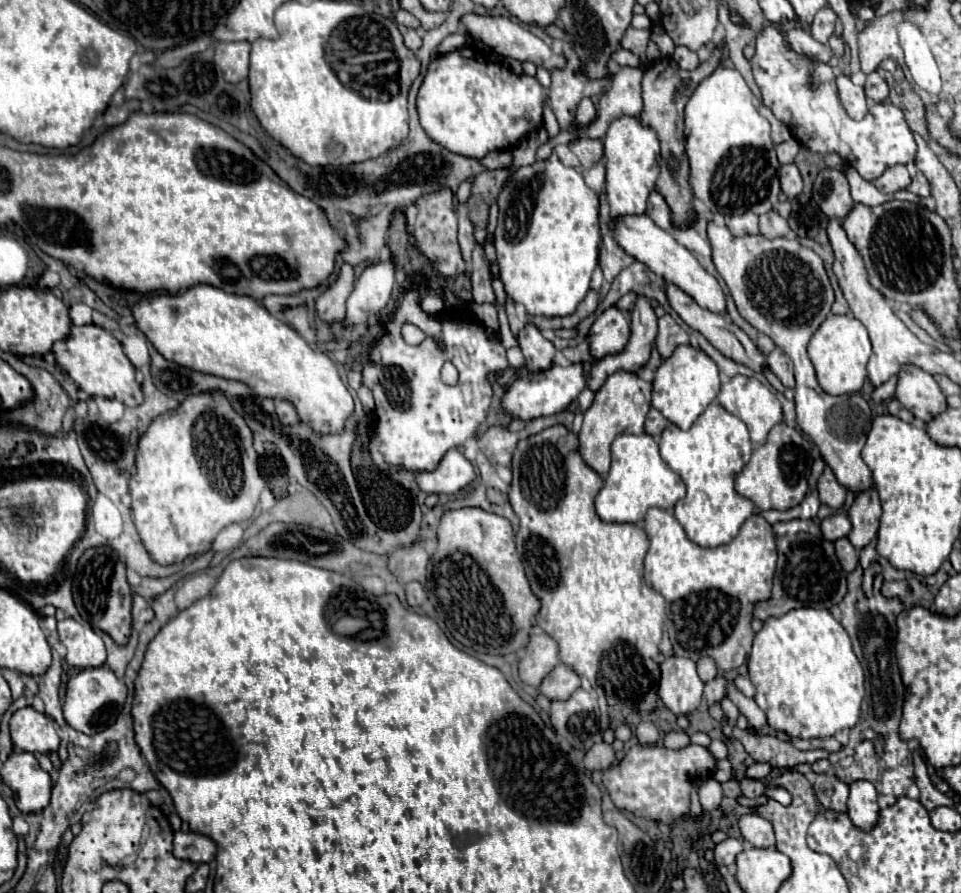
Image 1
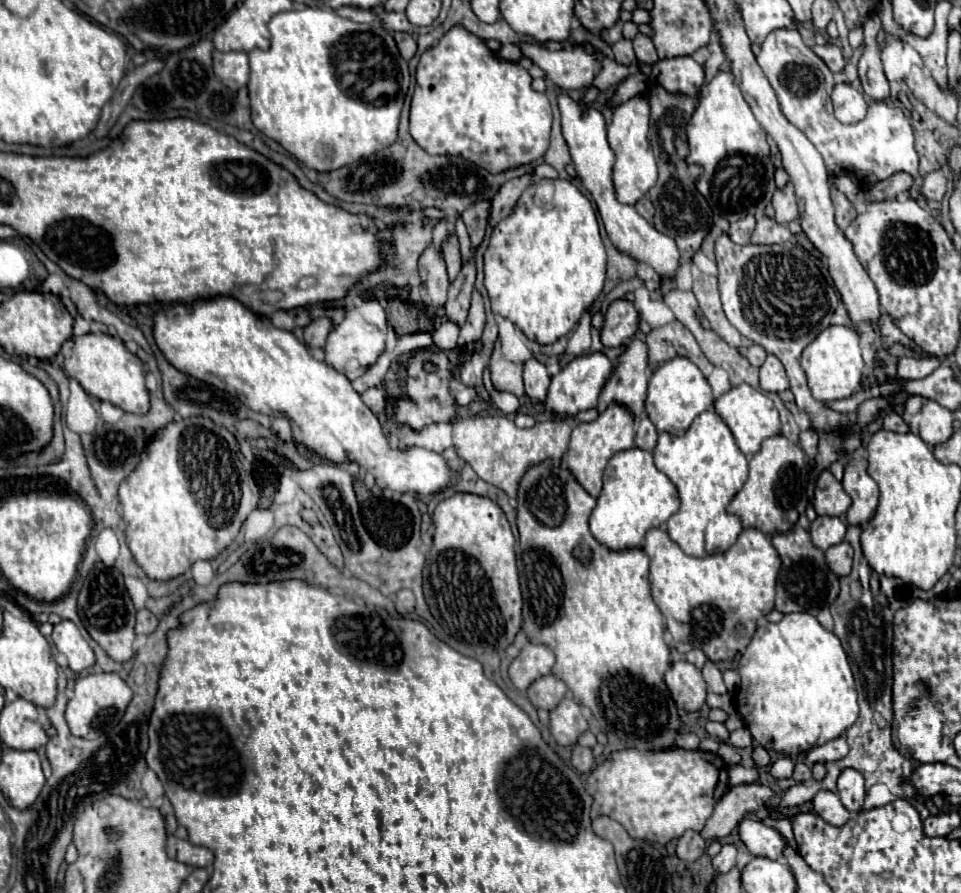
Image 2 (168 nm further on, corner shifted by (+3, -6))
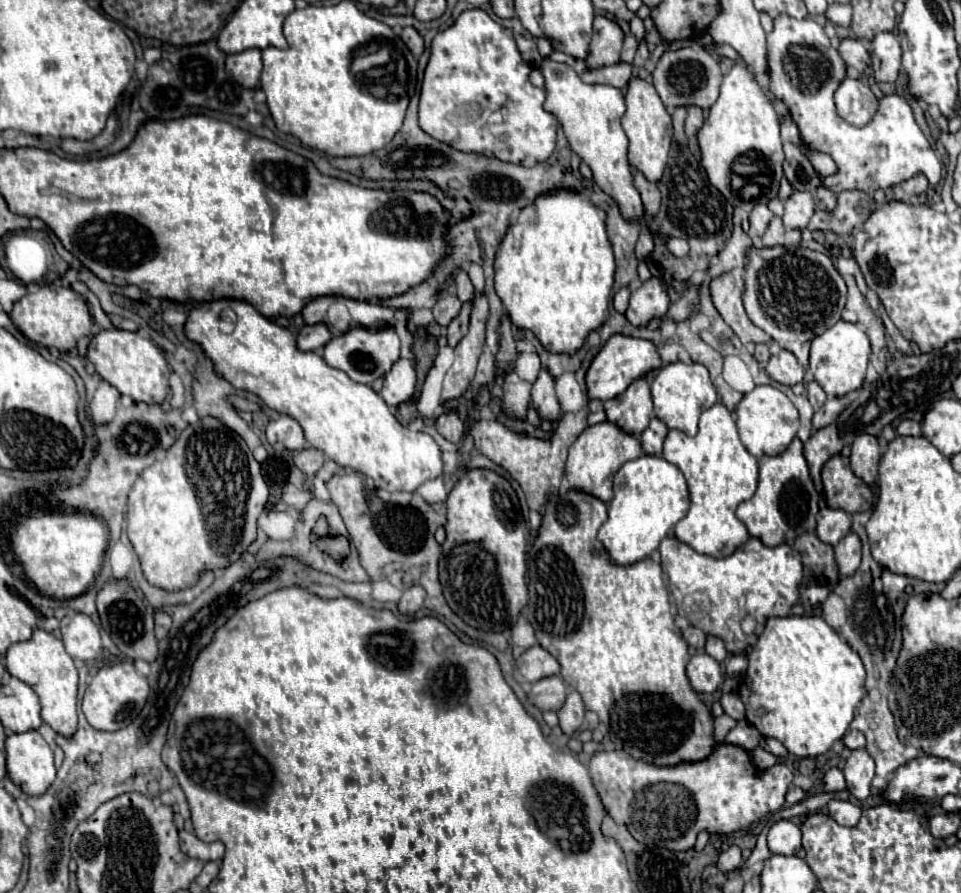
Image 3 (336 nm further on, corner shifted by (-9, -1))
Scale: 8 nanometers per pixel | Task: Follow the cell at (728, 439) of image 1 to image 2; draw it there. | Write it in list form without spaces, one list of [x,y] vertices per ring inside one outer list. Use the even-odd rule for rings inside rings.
[[[714,411],[700,413],[682,437],[660,433],[652,455],[656,467],[676,485],[682,501],[678,513],[666,523],[670,539],[690,557],[724,553],[732,547],[742,531],[742,523],[736,515],[728,515],[726,507],[748,479],[748,461],[720,415]]]

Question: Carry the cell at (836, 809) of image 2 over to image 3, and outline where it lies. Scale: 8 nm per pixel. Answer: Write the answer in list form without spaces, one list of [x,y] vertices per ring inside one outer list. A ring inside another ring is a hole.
[[[830,800],[828,810],[830,810],[830,816],[842,826],[856,826],[856,822],[862,816],[860,808],[850,800]]]

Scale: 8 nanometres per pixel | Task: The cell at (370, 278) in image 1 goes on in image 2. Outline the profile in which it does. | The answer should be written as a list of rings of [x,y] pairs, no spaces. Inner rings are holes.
[[[376,299],[364,301],[360,311],[348,311],[344,321],[338,323],[334,331],[330,331],[324,347],[324,353],[326,353],[324,363],[328,363],[330,367],[336,367],[336,371],[340,371],[342,375],[348,375],[350,381],[362,377],[368,371],[368,367],[374,365],[376,359],[384,353],[386,331],[388,331],[386,313],[380,307],[380,303]]]

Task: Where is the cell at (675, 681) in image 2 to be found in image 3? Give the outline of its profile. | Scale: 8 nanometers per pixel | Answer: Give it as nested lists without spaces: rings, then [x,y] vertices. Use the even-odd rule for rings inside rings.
[[[706,652],[694,654],[690,658],[690,662],[686,666],[686,676],[690,680],[690,686],[698,694],[712,694],[724,682],[722,666]]]

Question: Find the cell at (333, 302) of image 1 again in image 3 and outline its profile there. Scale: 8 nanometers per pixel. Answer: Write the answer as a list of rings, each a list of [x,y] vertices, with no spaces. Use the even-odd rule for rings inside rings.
[[[326,324],[304,326],[298,334],[298,346],[300,346],[300,350],[316,350],[316,348],[326,346],[330,338],[332,338],[332,334]]]

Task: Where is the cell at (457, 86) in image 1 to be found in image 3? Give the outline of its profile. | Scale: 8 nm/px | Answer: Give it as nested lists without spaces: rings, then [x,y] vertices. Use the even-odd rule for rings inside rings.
[[[480,8],[462,12],[450,28],[436,34],[432,40],[430,60],[424,72],[420,108],[418,108],[420,128],[438,142],[444,142],[460,152],[476,152],[490,158],[494,156],[502,162],[510,162],[524,168],[532,168],[538,162],[548,160],[556,148],[558,120],[554,114],[544,110],[546,92],[532,86],[532,82],[528,80],[530,72],[532,66],[524,62],[524,58],[520,56],[514,36],[508,28],[502,28]],[[492,112],[502,112],[504,122],[500,124],[502,126],[500,132],[496,124],[492,126],[488,122]]]

